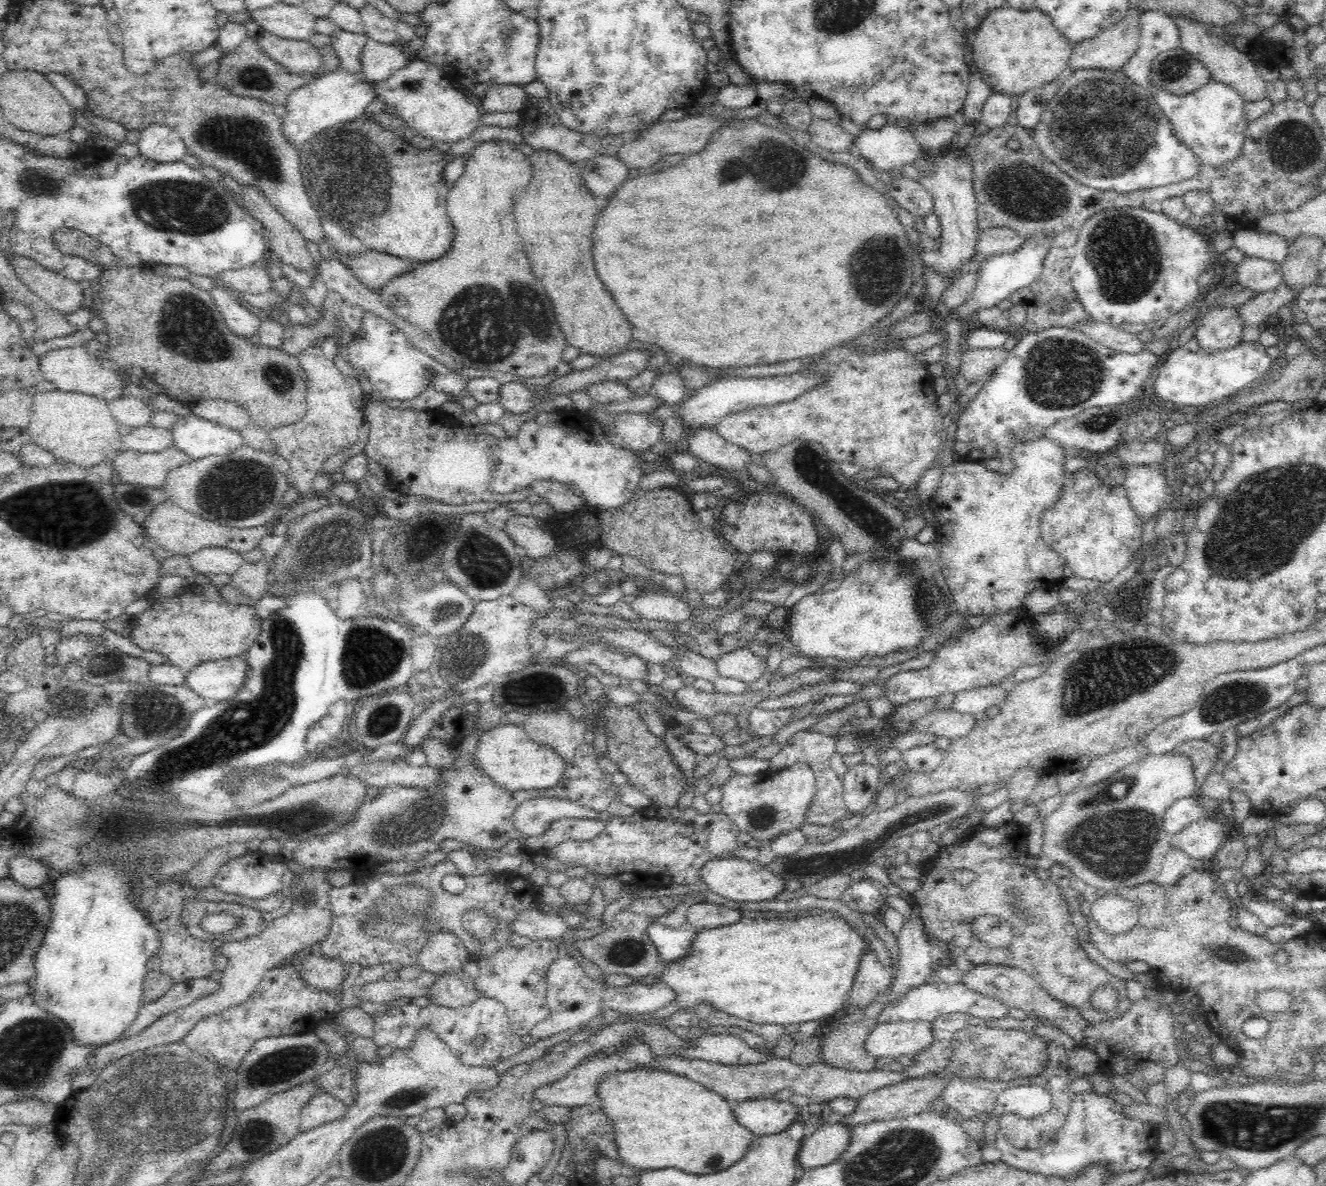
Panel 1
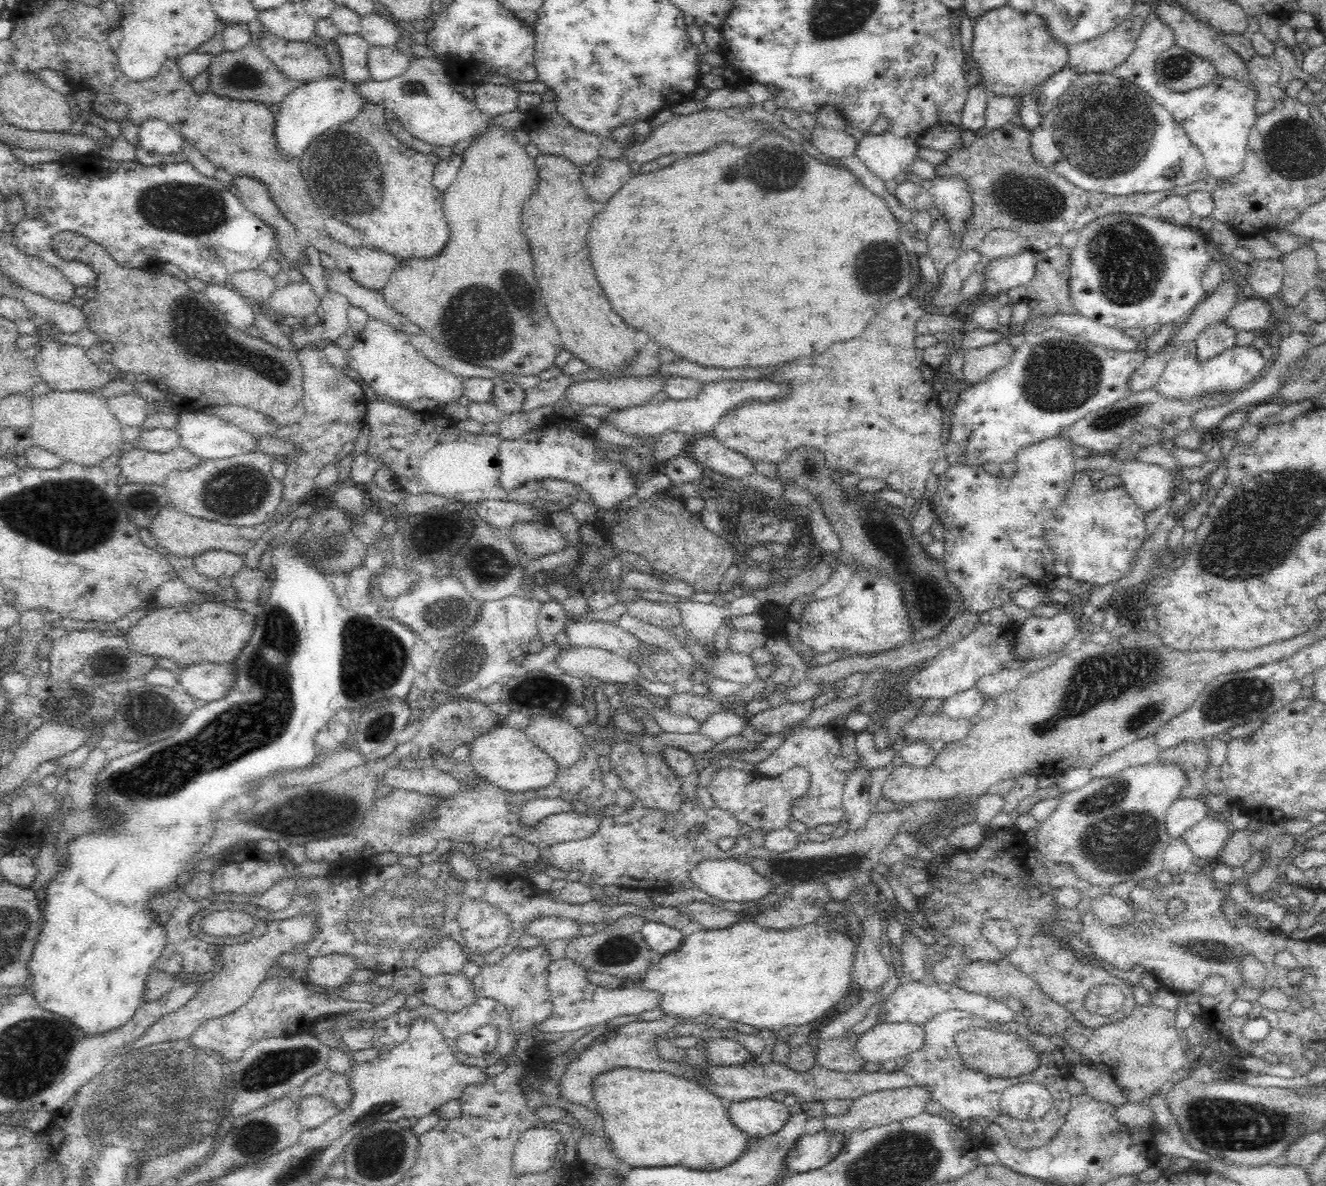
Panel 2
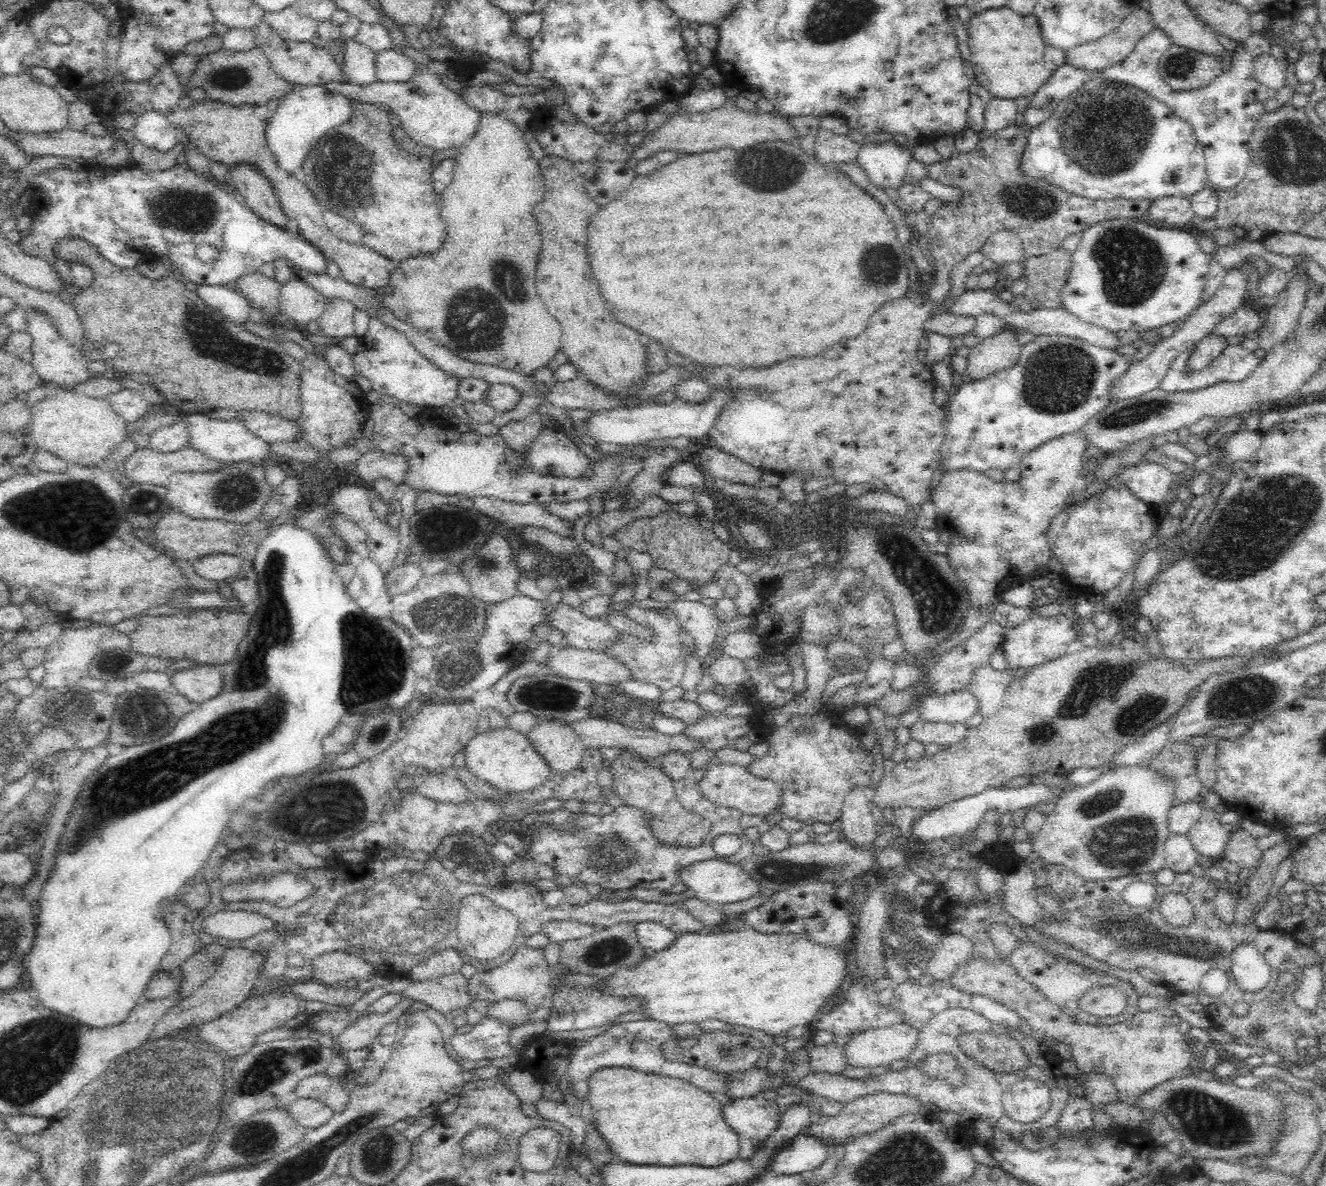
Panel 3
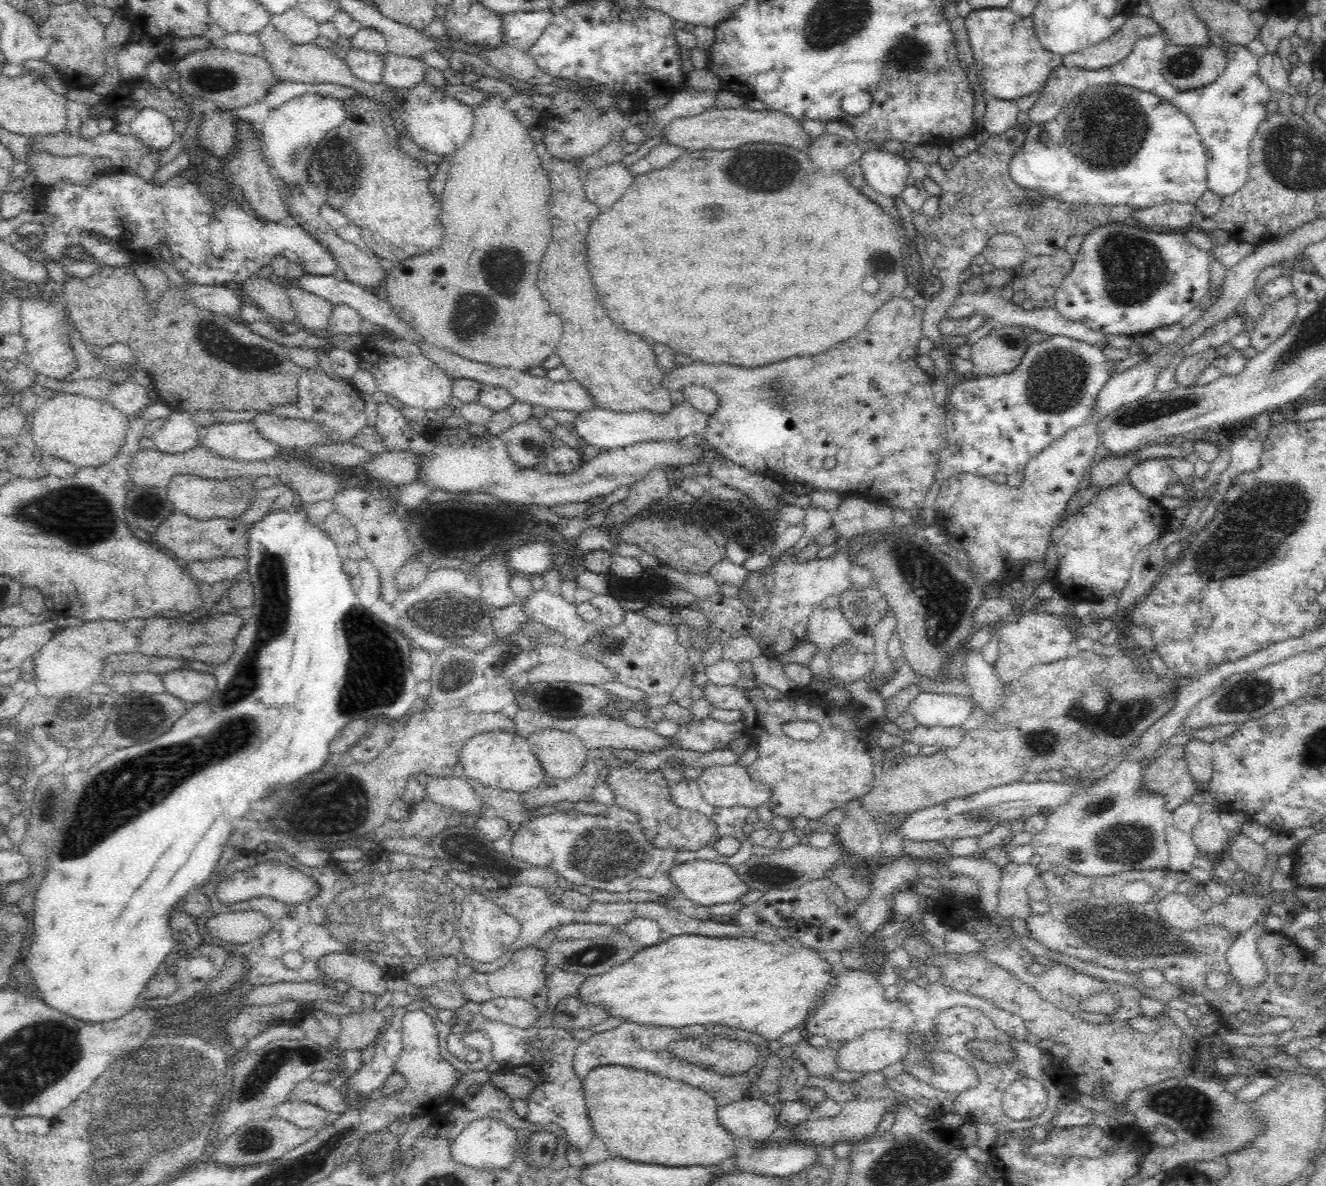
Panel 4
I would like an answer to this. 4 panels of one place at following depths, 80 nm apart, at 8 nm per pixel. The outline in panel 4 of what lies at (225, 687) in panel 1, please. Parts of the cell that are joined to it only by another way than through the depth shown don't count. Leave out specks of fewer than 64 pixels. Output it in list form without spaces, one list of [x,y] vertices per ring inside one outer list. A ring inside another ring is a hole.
[[[188,668],[160,674],[160,679],[164,683],[164,692],[186,701],[189,705],[212,696],[216,688],[214,675]]]

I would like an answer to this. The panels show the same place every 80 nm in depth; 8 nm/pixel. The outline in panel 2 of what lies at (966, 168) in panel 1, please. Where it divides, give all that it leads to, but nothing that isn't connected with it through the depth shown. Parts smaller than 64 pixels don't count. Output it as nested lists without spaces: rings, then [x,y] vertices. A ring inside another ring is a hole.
[[[956,175],[934,176],[920,184],[932,195],[933,204],[947,218],[953,236],[960,236],[960,232],[964,232],[965,221],[972,216],[972,199],[964,179]]]

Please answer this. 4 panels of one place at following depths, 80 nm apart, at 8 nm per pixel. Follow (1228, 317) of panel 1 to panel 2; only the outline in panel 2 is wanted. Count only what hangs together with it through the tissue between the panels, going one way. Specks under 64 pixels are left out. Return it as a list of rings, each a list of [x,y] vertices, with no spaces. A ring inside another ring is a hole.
[[[1224,321],[1211,324],[1204,330],[1204,333],[1196,337],[1194,344],[1197,350],[1194,354],[1197,357],[1197,362],[1208,362],[1224,350],[1233,348],[1236,344],[1236,335],[1234,329],[1228,327]]]

